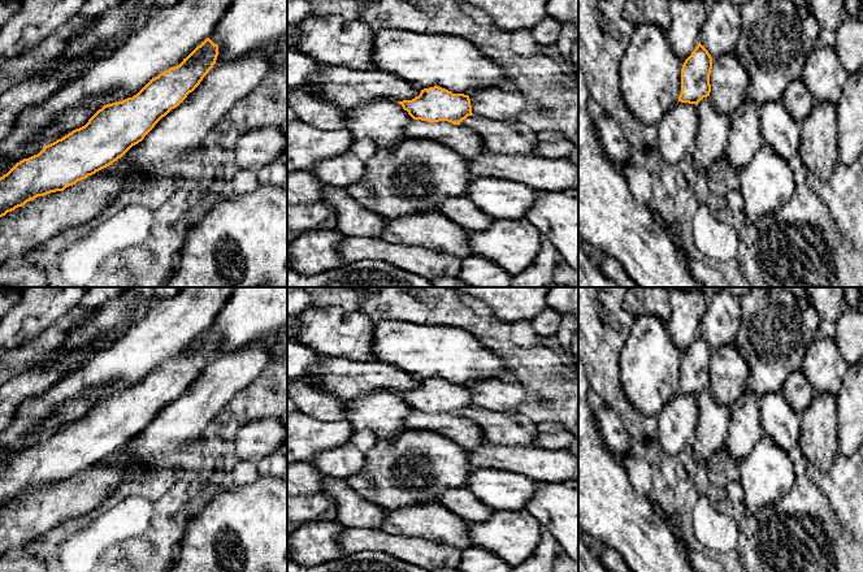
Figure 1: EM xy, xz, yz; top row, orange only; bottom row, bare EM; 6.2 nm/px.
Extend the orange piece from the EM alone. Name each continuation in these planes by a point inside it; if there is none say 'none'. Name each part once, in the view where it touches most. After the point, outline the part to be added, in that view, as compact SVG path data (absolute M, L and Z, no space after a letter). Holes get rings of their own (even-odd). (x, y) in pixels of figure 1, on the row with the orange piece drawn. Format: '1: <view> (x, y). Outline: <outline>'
none

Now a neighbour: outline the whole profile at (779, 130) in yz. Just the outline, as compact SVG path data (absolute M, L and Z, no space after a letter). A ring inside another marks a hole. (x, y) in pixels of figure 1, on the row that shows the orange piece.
M782 99L760 105L759 116L763 143L789 161L801 148L801 124L790 116Z

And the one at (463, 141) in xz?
M413 120L406 127L406 136L439 143L454 150L465 160L486 152L481 138L473 130L447 121L428 122Z

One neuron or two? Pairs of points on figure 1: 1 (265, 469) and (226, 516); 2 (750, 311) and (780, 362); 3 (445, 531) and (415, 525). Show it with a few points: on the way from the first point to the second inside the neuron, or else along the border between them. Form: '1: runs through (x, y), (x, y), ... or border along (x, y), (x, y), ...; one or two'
1: border along (260, 475), (270, 475), (273, 477); two
2: runs through (763, 324), (773, 334), (773, 349); one
3: runs through (437, 525), (423, 525); one

